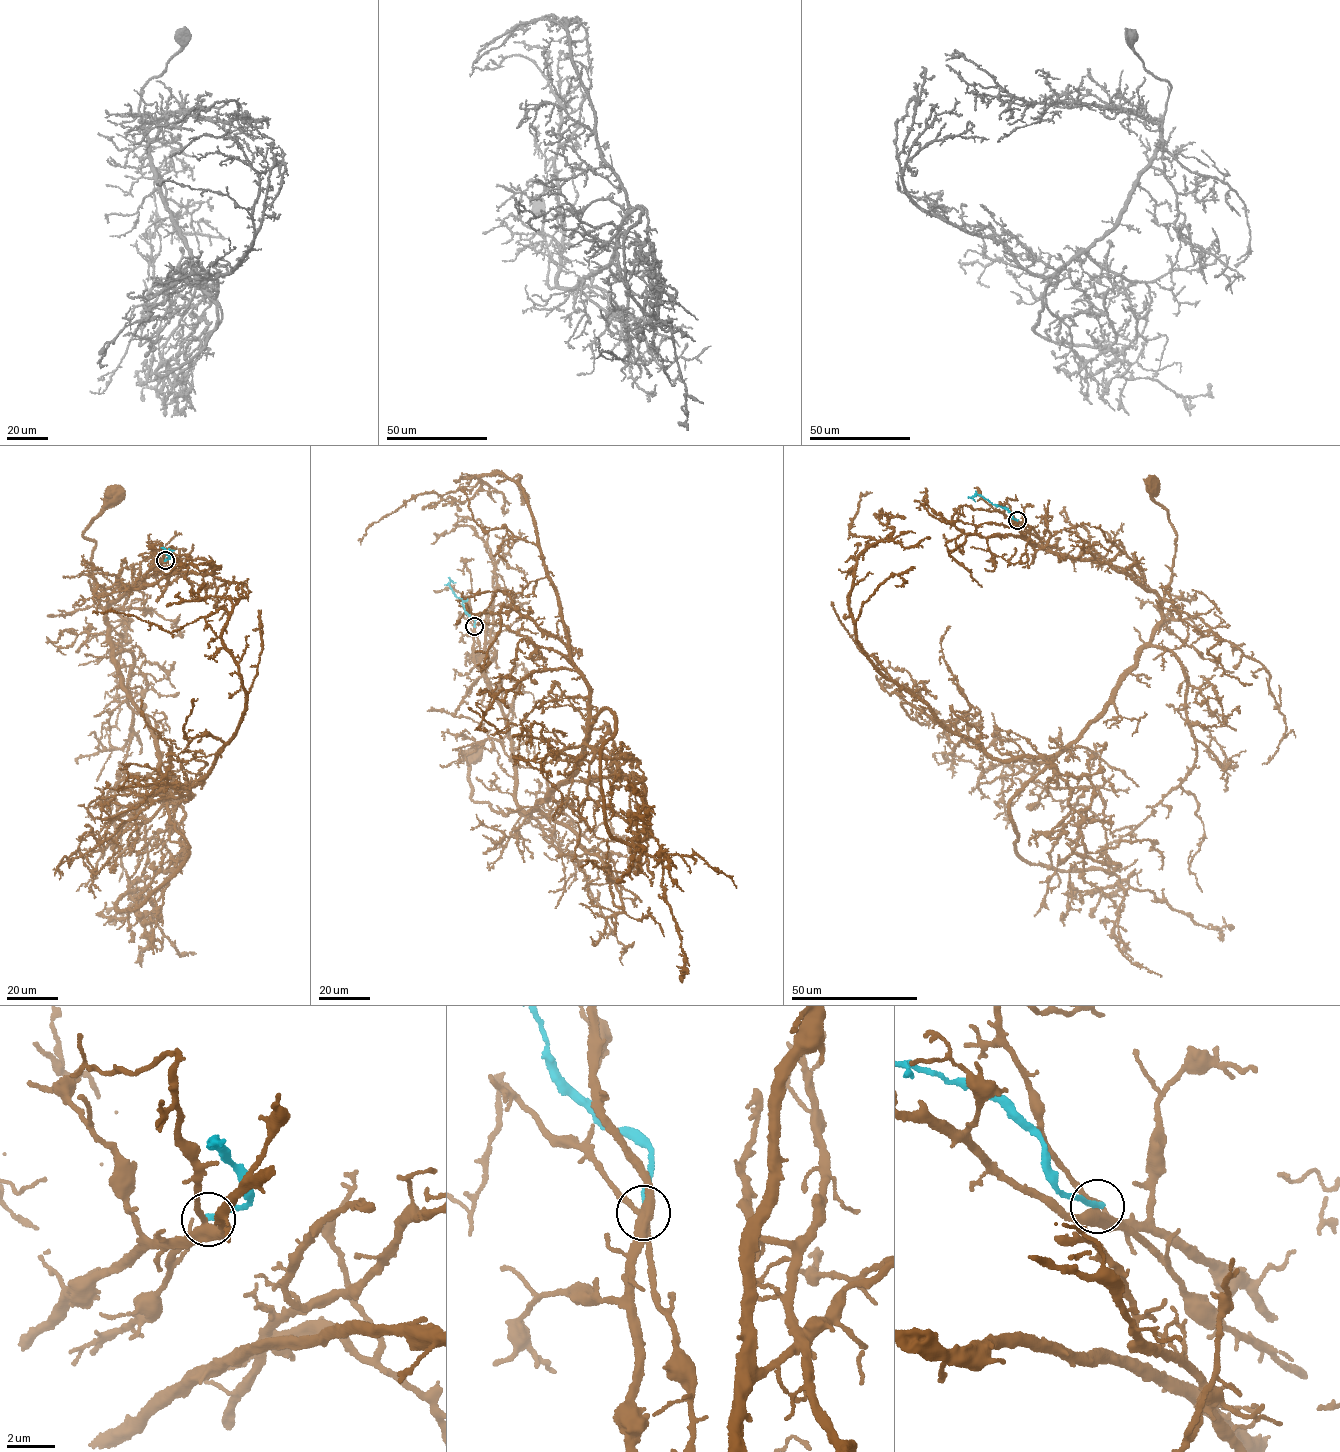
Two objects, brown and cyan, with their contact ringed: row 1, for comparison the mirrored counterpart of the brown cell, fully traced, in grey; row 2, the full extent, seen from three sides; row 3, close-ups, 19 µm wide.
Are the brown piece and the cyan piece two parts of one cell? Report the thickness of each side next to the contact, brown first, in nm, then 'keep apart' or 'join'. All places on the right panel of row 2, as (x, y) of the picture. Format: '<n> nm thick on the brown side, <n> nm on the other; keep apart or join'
360 nm thick on the brown side, 240 nm on the other; keep apart

